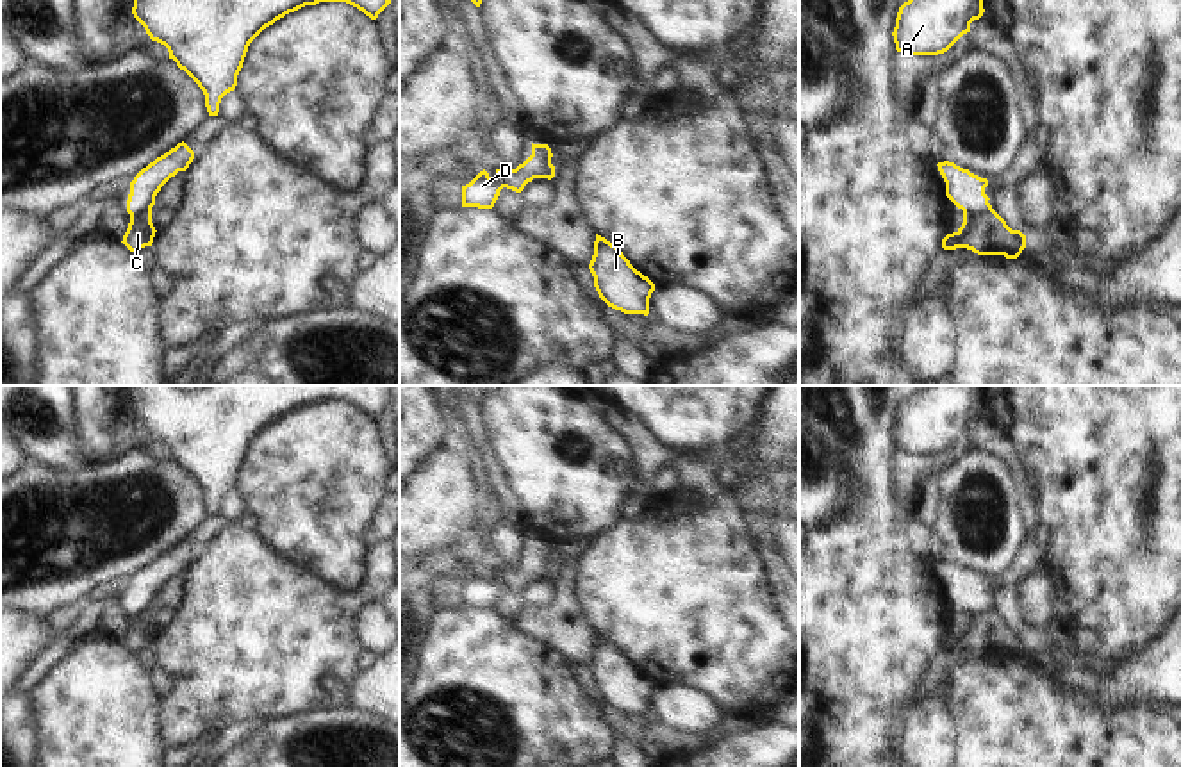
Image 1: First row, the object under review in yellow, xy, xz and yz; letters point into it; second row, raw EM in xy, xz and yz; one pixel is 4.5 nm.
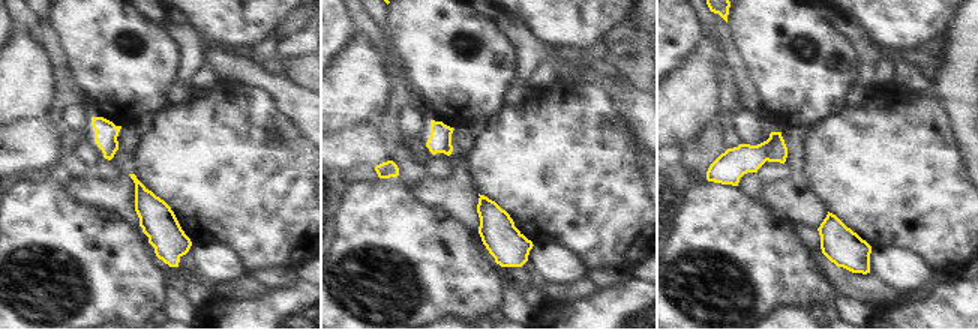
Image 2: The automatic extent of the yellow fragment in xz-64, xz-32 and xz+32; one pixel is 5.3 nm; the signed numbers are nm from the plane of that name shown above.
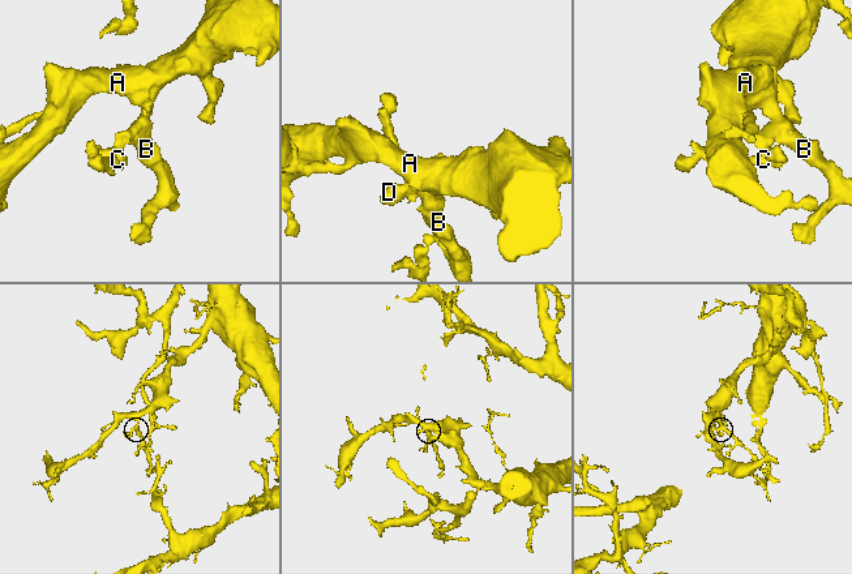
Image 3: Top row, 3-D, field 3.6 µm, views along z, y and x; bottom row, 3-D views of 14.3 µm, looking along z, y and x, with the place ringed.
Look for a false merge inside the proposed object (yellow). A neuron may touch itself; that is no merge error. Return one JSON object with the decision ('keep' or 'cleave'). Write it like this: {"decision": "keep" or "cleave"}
{"decision": "cleave"}

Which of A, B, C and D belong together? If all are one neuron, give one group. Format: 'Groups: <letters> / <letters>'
Groups: A B D / C

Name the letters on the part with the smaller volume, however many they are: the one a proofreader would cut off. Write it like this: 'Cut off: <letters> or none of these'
Cut off: C

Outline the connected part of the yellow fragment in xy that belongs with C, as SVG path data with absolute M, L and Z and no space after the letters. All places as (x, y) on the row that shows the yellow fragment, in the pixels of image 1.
M139 207L132 216L128 228L123 235L123 244L130 252L139 252L145 246L152 246L153 237L155 237L155 227L152 223L152 209L143 209Z

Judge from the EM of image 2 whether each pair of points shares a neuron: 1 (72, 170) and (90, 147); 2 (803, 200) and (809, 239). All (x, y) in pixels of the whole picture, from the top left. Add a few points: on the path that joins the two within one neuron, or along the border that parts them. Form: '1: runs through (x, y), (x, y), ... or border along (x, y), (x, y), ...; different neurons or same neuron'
1: border along (93, 138), (83, 140), (74, 149), (89, 173); different neurons
2: border along (798, 224), (816, 228); different neurons

